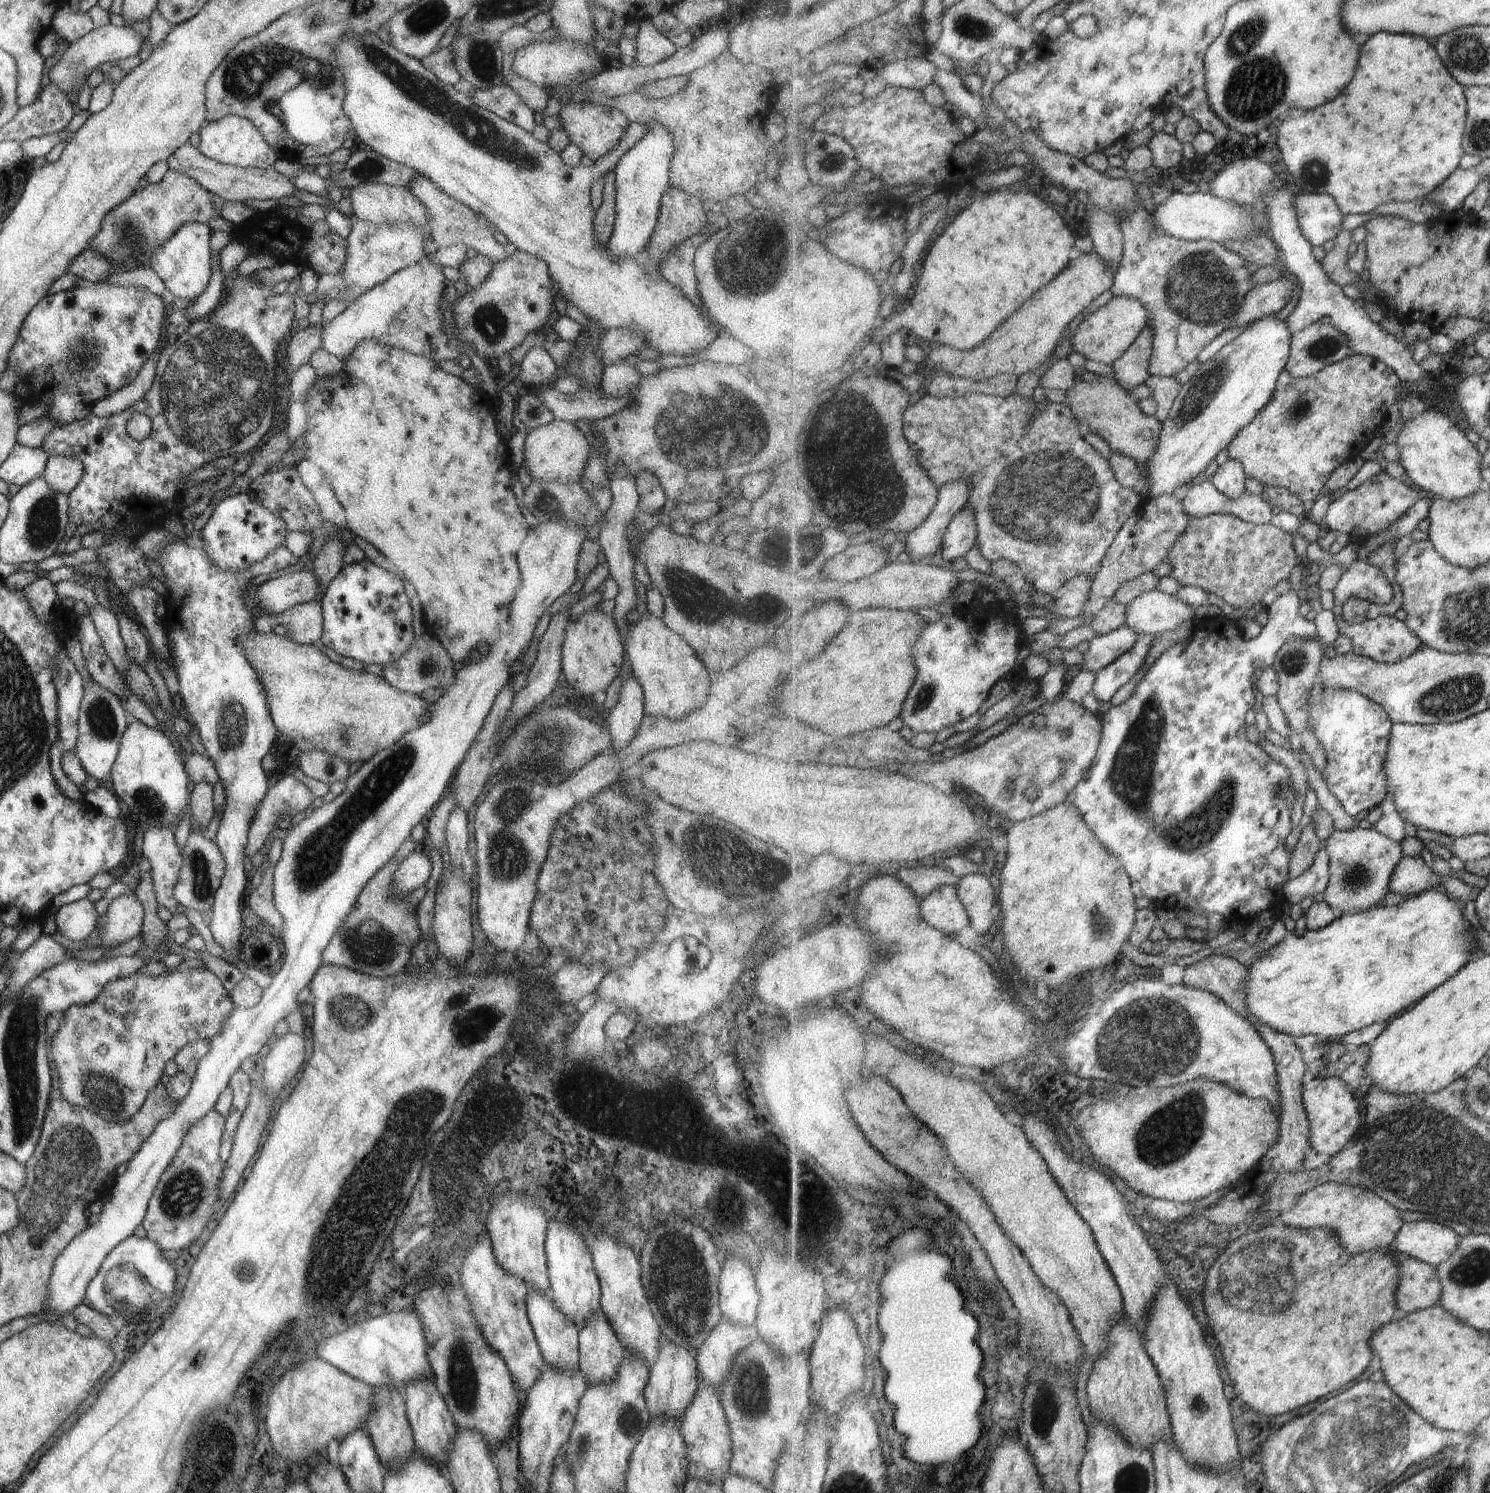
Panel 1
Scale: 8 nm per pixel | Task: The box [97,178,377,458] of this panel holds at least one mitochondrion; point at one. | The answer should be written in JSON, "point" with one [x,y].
{"point":[128,237]}

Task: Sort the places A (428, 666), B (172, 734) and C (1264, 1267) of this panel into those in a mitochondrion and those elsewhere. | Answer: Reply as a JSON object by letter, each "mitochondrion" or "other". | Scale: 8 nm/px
{"A":"mitochondrion","B":"other","C":"mitochondrion"}

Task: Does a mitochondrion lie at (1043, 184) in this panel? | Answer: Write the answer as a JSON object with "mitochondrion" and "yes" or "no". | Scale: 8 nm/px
{"mitochondrion":"no"}

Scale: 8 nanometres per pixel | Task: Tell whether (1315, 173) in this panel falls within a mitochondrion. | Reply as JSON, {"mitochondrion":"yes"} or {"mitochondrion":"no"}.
{"mitochondrion":"yes"}

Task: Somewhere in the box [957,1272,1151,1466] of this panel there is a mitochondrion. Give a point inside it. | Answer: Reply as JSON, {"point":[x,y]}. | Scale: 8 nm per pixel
{"point":[1045,1411]}

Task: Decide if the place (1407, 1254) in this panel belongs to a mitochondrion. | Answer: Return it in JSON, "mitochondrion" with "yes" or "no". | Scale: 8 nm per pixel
{"mitochondrion":"no"}

